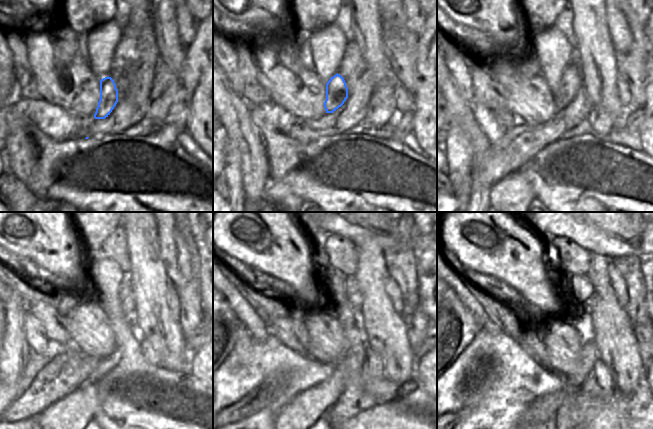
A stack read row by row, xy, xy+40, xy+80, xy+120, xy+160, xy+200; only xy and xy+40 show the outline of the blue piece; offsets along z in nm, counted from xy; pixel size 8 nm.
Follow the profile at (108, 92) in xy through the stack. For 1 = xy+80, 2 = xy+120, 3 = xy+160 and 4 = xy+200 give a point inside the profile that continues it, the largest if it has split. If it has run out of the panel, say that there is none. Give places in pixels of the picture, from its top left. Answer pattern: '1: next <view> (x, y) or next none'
1: next xy+80 (571, 80)
2: next xy+120 (126, 293)
3: next xy+160 (352, 290)
4: next xy+200 (580, 286)

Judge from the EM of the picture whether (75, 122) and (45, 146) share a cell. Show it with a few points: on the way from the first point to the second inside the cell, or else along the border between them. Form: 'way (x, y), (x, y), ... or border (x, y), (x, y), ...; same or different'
border (35, 125), (55, 140), (76, 139); different

